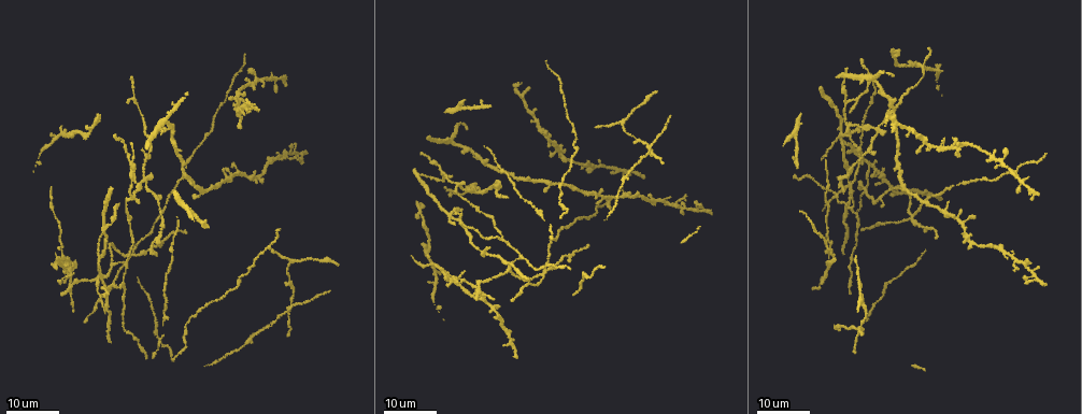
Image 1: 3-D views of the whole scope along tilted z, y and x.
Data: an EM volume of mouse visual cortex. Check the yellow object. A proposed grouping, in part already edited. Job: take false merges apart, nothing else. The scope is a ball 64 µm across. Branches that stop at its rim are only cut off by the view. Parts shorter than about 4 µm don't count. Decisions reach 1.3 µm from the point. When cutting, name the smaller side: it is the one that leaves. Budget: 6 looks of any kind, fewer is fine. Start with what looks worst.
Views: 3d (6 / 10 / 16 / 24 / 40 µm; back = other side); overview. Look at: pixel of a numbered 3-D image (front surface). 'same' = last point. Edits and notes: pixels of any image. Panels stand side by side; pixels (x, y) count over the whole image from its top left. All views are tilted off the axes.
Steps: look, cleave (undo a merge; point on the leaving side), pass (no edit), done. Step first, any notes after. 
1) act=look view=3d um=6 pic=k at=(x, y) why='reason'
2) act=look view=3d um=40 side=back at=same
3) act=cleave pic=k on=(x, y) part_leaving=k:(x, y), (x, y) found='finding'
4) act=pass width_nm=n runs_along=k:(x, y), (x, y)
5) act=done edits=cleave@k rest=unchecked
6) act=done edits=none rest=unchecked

act=look view=3d um=24 pic=1 at=(547, 273) why='looks like a crossing'

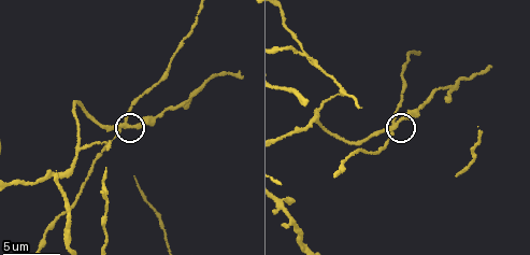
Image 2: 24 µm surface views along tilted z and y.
act=look view=3d um=10 pic=2 at=(396, 126) why='zoom in'

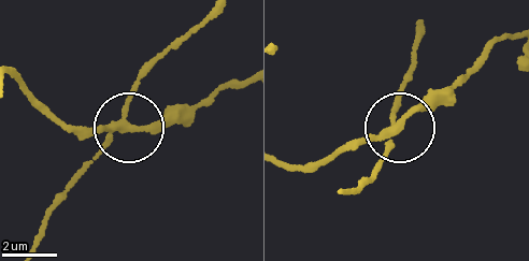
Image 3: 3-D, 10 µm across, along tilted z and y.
act=cleave pic=3 on=(84, 138) side_arm_um=13 arms=4 found='two cells meet here'

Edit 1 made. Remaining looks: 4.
act=look view=overview

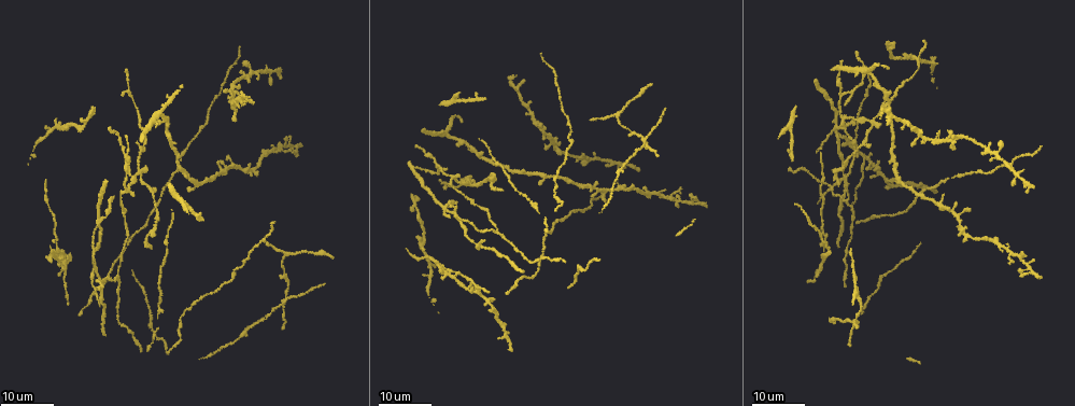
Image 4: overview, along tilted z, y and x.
act=look view=3d um=16 pic=4 at=(129, 189) why='looks like a crossing'

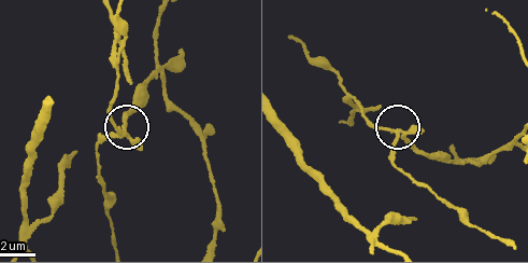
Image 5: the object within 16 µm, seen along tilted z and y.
act=look view=3d um=6 pic=5 at=(125, 134)

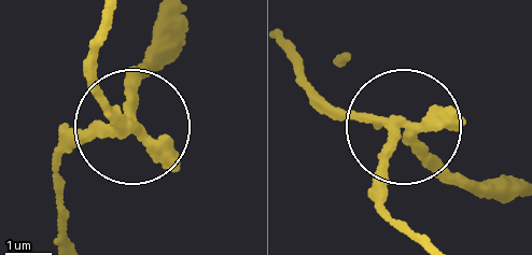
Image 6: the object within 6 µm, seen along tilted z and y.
act=cleave pic=6 on=(125, 80) part_leaving=6:(136, 128), (137, 89), (170, 48) found='a second cell is stuck on'

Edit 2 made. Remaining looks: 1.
act=done edits=cleave@3,cleave@6 rest=unchecked

